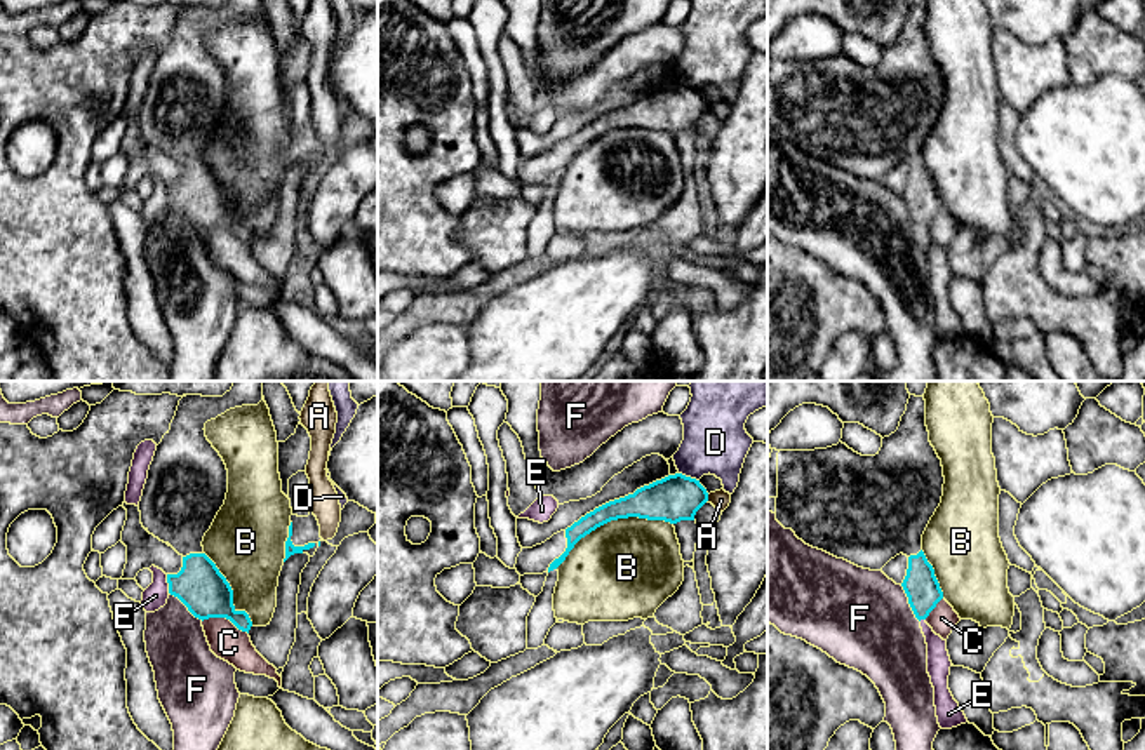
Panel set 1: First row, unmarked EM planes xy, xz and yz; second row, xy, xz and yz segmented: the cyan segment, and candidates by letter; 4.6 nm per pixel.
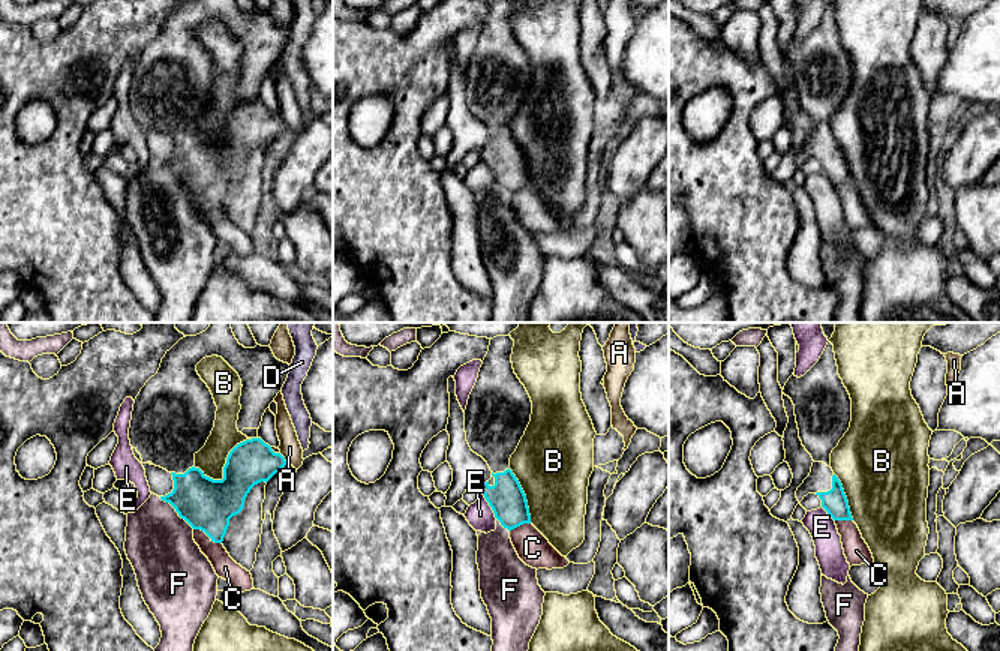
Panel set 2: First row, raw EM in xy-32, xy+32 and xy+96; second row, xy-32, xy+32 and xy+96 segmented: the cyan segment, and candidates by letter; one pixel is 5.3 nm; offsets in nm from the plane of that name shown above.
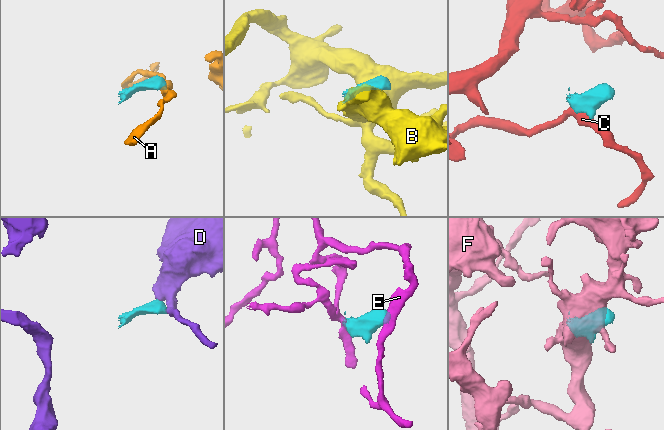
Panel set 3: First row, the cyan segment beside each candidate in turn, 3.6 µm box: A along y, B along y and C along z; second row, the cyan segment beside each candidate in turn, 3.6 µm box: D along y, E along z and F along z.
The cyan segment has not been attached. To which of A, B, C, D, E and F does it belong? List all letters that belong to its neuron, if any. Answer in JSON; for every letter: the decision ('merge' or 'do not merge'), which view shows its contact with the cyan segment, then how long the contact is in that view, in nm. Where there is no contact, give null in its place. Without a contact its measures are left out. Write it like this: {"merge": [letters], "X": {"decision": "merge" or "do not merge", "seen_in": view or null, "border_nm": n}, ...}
{"merge": [], "A": {"decision": "do not merge", "seen_in": "xz", "border_nm": 30}, "B": {"decision": "do not merge", "seen_in": "xz", "border_nm": 600}, "C": {"decision": "do not merge", "seen_in": "xy", "border_nm": 220}, "D": {"decision": "do not merge", "seen_in": "xz", "border_nm": 100}, "E": {"decision": "do not merge", "seen_in": "xy", "border_nm": 90}, "F": {"decision": "do not merge", "seen_in": "yz", "border_nm": 200}}

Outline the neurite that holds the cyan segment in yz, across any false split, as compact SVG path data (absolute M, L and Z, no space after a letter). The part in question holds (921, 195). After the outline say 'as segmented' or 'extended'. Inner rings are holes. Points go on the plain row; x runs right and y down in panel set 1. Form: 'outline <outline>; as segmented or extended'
outline M922 160L917 165L908 167L908 179L901 197L919 231L926 230L936 214L943 209L934 179L927 172Z; as segmented

